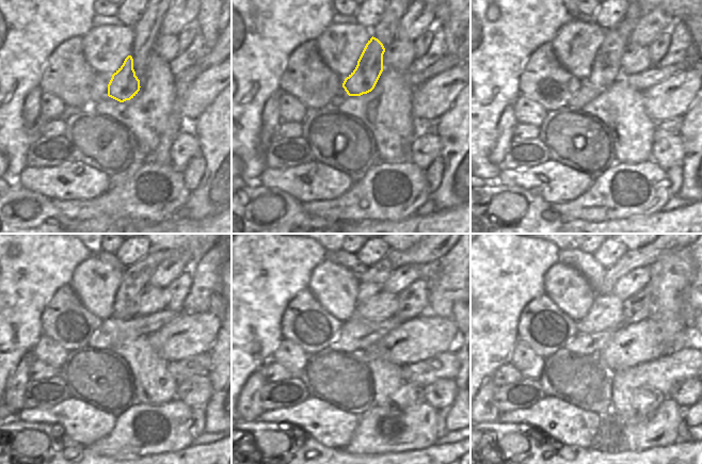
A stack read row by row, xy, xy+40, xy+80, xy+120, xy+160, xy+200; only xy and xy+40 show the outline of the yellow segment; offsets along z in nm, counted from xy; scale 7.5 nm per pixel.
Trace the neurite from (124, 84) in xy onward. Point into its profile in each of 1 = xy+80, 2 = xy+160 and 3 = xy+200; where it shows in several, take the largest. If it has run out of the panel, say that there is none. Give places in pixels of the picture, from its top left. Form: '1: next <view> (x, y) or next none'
1: next xy+80 (606, 70)
2: next xy+160 (371, 282)
3: next xy+200 (644, 256)

